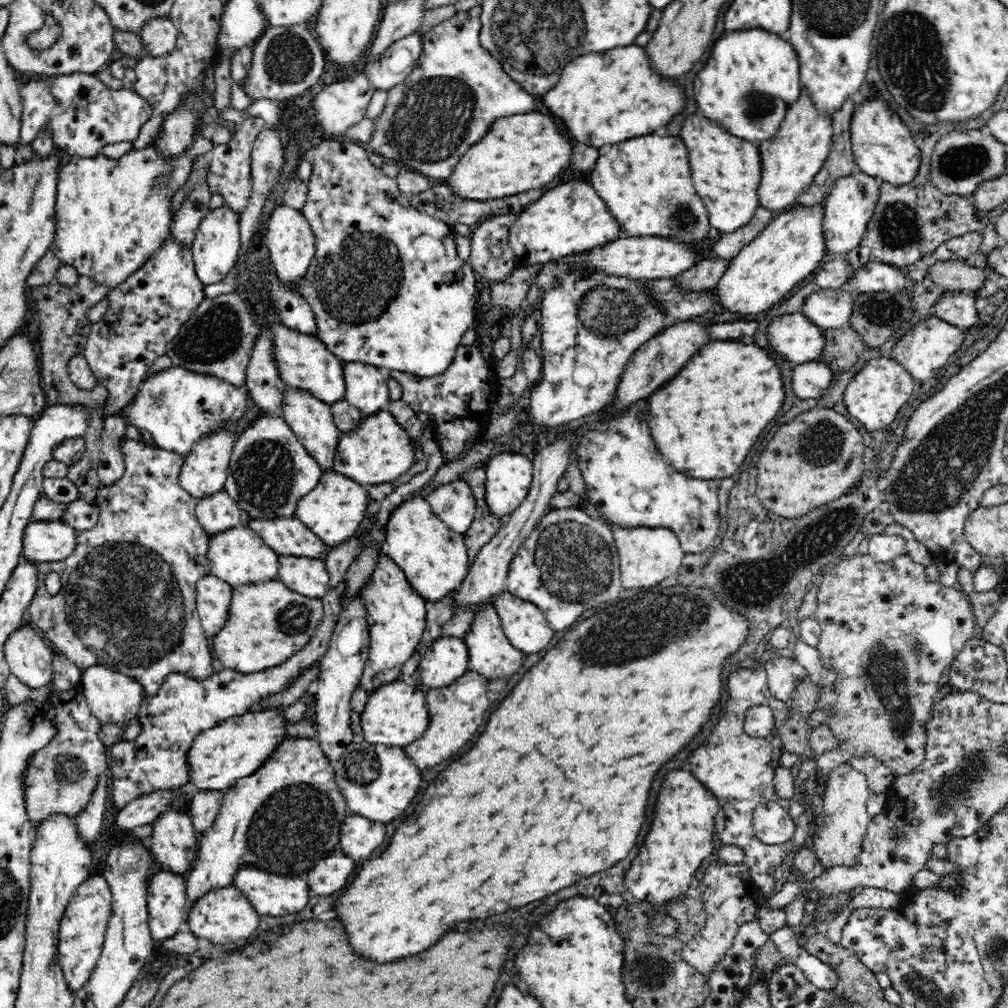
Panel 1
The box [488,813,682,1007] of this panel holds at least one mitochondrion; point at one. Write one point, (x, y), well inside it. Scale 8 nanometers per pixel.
(647, 972)

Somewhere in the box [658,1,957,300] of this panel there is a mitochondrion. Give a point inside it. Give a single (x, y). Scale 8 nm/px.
(914, 53)

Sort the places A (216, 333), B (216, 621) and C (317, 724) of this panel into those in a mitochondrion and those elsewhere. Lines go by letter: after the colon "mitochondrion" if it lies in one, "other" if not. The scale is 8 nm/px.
A: mitochondrion
B: other
C: other

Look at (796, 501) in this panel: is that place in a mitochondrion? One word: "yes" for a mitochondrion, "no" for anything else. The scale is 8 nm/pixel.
no

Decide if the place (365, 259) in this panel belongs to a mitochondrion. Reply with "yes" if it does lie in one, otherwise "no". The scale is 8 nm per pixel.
yes

